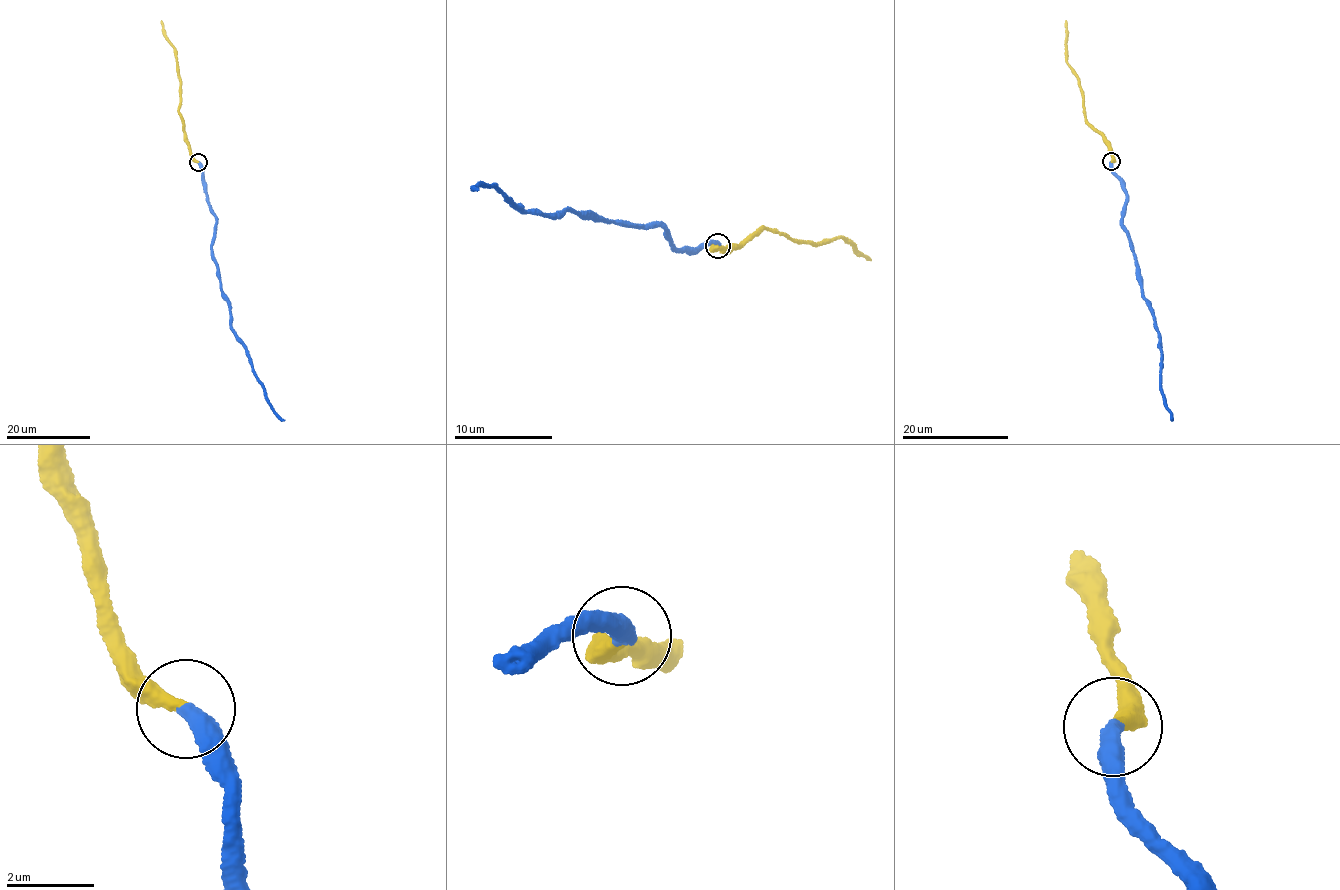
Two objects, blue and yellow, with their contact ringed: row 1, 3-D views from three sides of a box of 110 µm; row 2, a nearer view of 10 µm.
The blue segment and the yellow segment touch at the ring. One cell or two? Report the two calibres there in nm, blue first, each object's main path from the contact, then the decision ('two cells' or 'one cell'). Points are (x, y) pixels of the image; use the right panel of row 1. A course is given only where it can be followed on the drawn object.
400/300 nm | blue via (1111, 161), (1112, 174), (1127, 197), (1122, 227), (1133, 252), (1142, 297), (1158, 335), (1162, 394), (1171, 418) | yellow via (1111, 161), (1110, 144), (1085, 118), (1080, 79), (1067, 62), (1065, 20) | one cell

